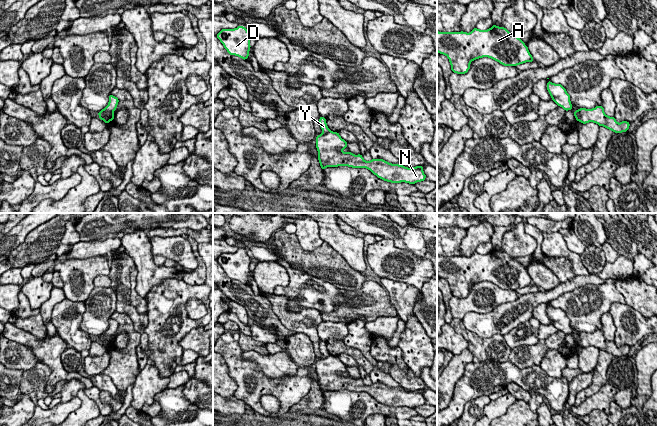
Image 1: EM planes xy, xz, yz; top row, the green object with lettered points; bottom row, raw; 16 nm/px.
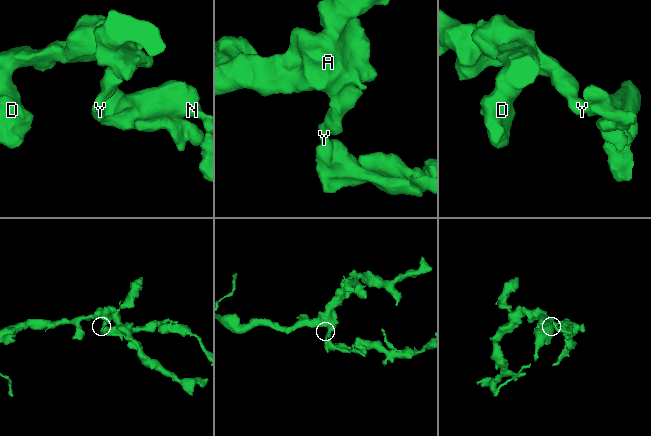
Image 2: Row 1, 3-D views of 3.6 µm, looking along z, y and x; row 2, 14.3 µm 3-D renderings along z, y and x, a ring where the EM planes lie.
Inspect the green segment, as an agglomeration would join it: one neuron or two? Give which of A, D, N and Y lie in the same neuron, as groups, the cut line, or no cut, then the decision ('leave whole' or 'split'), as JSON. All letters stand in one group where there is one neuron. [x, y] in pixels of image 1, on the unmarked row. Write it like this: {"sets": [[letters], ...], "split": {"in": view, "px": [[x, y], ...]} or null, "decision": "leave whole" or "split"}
{"sets": [["A", "D", "Y"], ["N"]], "split": {"in": "xz", "px": [[329, 354], [323, 357]]}, "decision": "split"}

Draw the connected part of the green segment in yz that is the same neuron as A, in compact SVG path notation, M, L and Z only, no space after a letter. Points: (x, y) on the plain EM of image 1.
M494 248L484 255L475 251L470 257L437 255L437 276L448 281L452 296L457 298L466 298L470 293L470 287L483 281L494 283L504 290L517 290L534 285L527 269L520 262L514 260L506 252Z

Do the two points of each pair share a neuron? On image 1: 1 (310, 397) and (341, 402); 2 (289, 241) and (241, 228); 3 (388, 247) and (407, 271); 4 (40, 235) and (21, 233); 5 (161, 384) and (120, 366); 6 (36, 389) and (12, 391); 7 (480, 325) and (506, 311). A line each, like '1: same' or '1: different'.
1: different
2: different
3: same
4: different
5: different
6: different
7: same

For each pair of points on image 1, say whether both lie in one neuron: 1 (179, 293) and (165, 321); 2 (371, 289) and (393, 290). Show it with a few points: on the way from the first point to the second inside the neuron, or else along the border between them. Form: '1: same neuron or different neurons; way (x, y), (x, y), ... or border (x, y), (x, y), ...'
1: same neuron; way (172, 300), (166, 306), (166, 314)
2: different neurons; border (388, 296), (398, 314)

